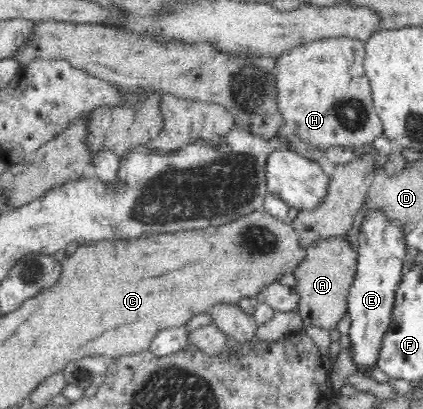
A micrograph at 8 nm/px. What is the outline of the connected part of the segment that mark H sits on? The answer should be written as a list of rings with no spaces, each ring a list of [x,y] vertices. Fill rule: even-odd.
[[[347,37],[322,38],[283,53],[275,67],[279,110],[282,111],[284,125],[308,148],[325,150],[325,159],[334,164],[352,161],[357,152],[371,148],[373,141],[384,133],[373,103],[371,84],[364,66],[365,57],[363,42]]]

